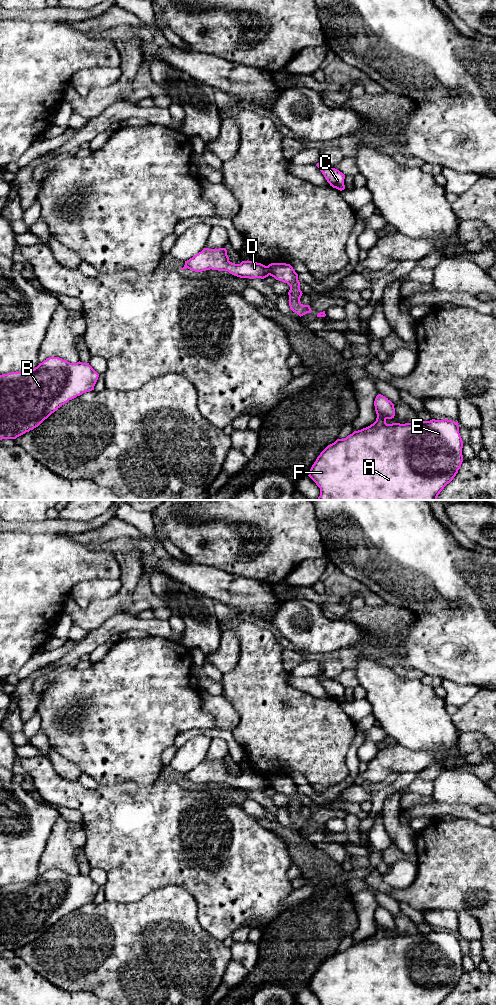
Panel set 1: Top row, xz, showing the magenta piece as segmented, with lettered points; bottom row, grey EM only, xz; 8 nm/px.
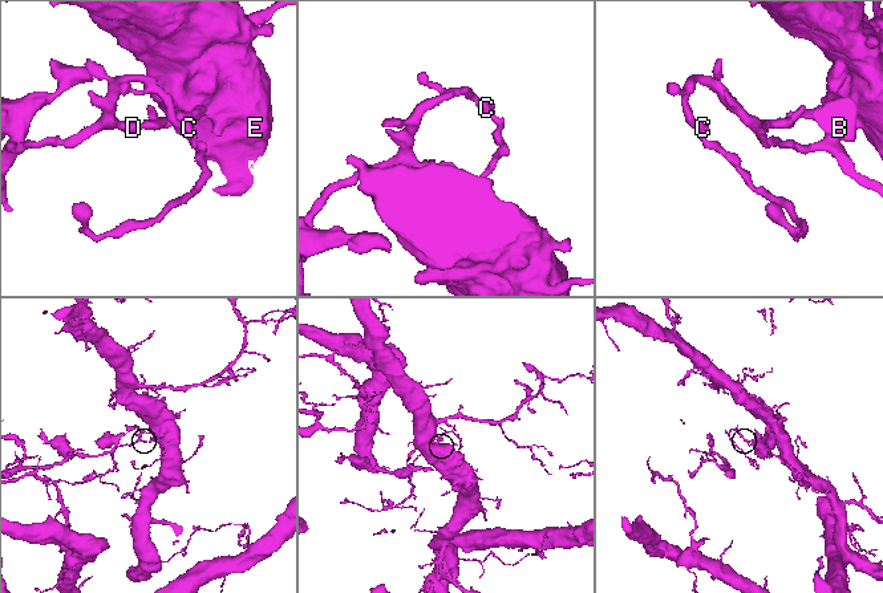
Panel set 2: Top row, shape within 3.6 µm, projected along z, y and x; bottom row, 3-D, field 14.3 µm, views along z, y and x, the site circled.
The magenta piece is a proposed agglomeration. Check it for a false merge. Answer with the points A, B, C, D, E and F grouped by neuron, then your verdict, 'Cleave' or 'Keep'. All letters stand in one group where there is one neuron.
Groups: A E F / B C D. Cleave

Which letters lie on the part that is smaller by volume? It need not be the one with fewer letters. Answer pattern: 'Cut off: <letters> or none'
Cut off: B, C, D

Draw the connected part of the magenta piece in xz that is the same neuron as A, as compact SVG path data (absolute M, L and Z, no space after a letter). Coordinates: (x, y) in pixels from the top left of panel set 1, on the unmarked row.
M378 906L374 918L377 930L373 936L328 957L312 977L308 988L320 1000L320 1005L440 1005L456 988L463 974L458 934L432 931L387 936L386 932L395 928L394 916Z

